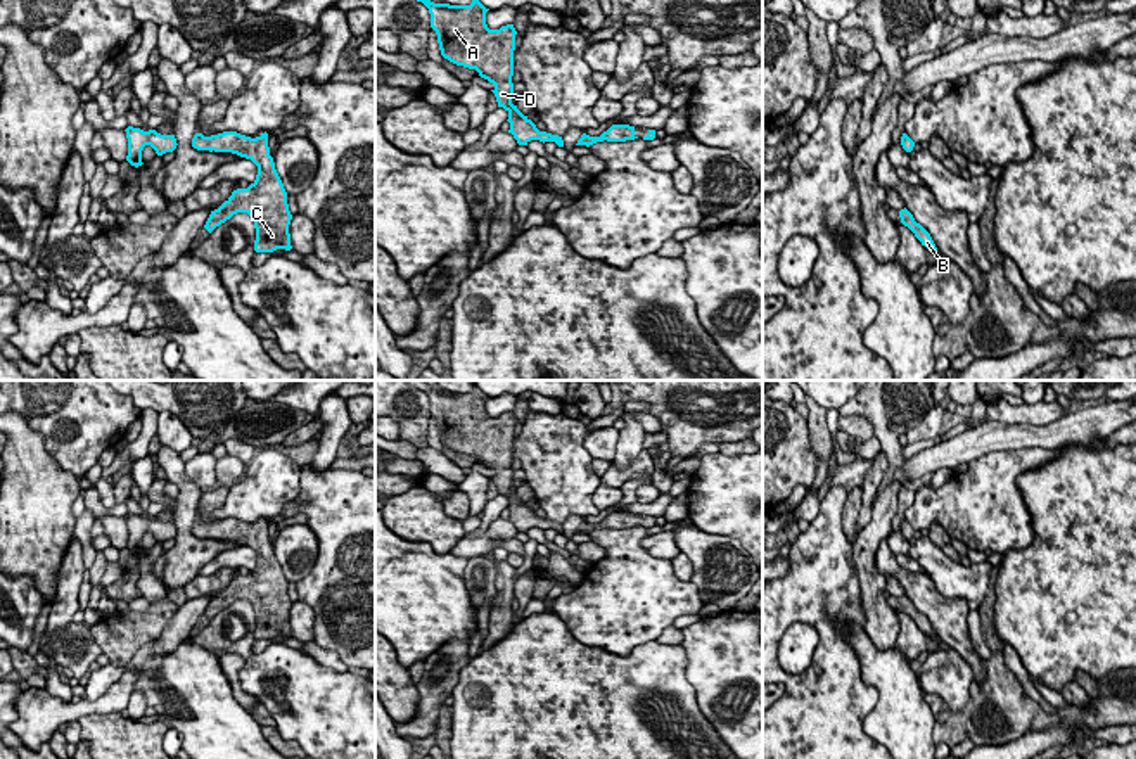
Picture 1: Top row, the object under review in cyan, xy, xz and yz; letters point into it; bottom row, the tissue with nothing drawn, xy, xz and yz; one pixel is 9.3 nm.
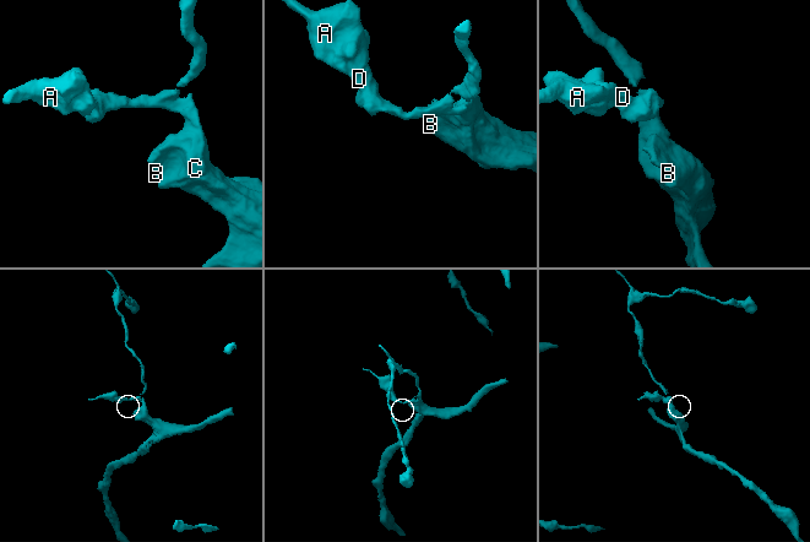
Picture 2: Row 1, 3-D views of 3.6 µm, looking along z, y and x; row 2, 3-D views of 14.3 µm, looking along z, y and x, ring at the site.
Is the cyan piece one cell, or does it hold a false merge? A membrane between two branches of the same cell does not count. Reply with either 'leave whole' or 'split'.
leave whole

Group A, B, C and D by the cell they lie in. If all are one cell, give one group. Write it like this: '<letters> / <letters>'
A B C D

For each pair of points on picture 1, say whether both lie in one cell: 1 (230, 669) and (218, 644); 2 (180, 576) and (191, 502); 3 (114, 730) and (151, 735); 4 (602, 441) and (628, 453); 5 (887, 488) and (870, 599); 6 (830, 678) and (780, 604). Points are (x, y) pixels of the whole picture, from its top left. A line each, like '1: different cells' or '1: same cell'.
1: different cells
2: same cell
3: same cell
4: different cells
5: same cell
6: same cell

